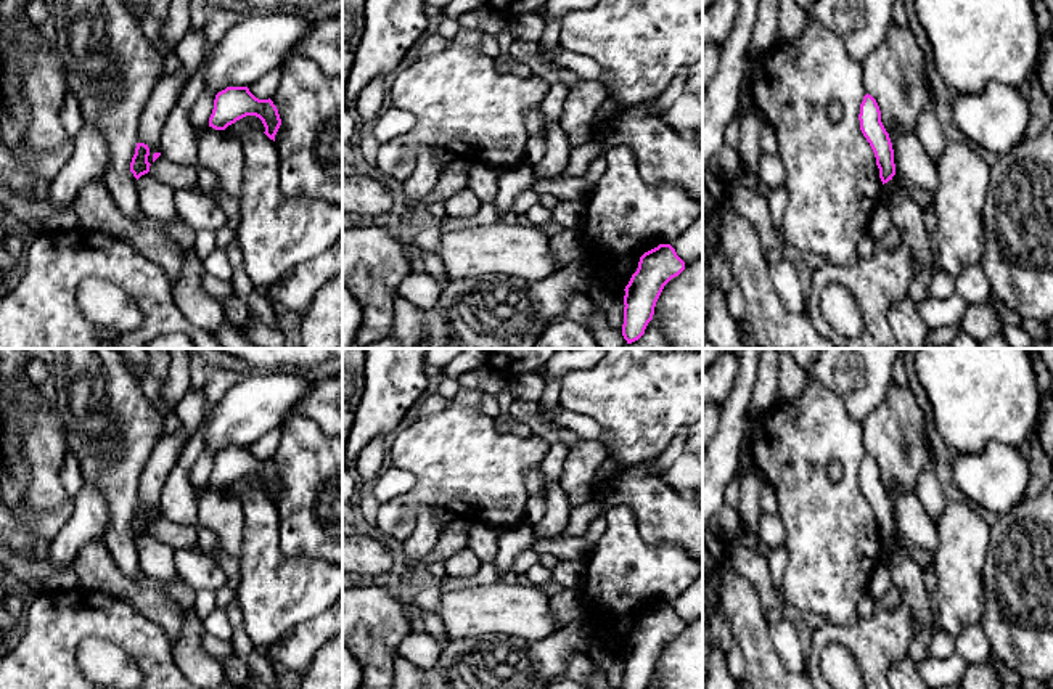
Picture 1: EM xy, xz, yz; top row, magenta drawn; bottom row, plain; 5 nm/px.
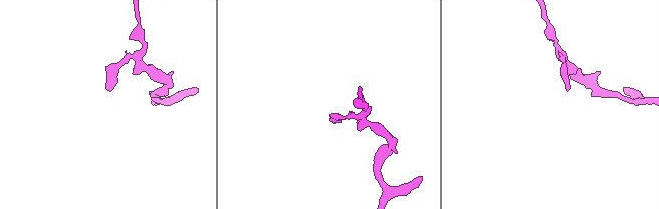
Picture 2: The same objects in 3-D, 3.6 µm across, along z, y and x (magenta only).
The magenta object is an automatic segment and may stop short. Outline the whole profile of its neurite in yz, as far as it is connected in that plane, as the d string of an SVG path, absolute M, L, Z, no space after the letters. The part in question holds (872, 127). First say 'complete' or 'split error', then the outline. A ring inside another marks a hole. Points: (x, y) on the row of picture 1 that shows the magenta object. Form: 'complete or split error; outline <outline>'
complete; outline M868 93L860 104L858 120L860 130L875 153L879 178L884 185L895 175L894 149L889 133L881 122L879 106Z

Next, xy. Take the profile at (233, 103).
complete; outline M227 87L215 95L209 127L225 130L246 116L259 117L265 127L264 133L275 141L275 135L281 125L277 106L270 98L256 98L248 87Z

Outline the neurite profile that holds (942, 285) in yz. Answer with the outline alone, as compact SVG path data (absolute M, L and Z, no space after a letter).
M939 265L931 278L931 299L947 299L955 292L955 279Z

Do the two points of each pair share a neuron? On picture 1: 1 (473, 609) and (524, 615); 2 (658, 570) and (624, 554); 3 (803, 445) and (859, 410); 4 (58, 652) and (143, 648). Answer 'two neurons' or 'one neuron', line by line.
1: one neuron
2: one neuron
3: two neurons
4: one neuron

